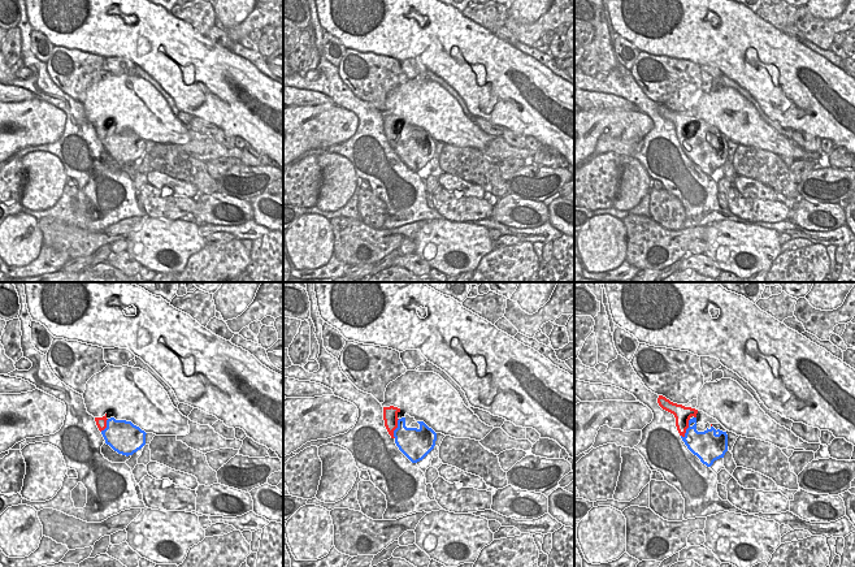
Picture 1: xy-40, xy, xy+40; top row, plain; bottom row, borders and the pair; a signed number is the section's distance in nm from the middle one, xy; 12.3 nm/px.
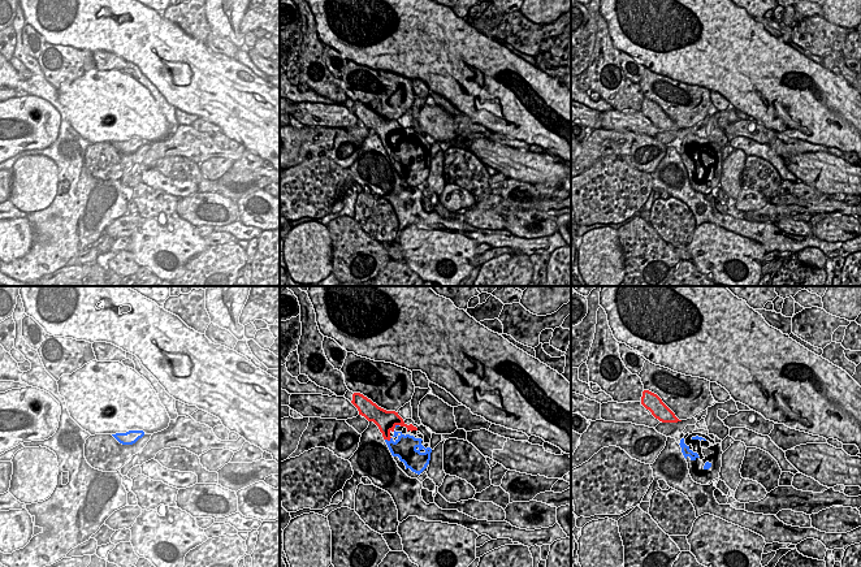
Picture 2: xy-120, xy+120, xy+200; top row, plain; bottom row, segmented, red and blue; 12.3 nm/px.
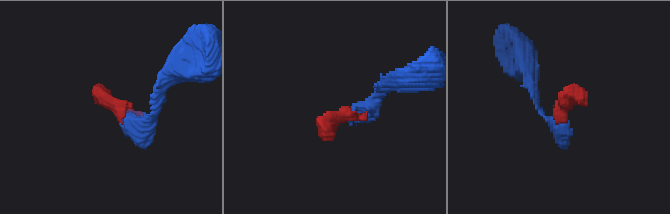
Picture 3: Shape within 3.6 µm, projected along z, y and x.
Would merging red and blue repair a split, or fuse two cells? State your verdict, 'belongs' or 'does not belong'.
belongs

